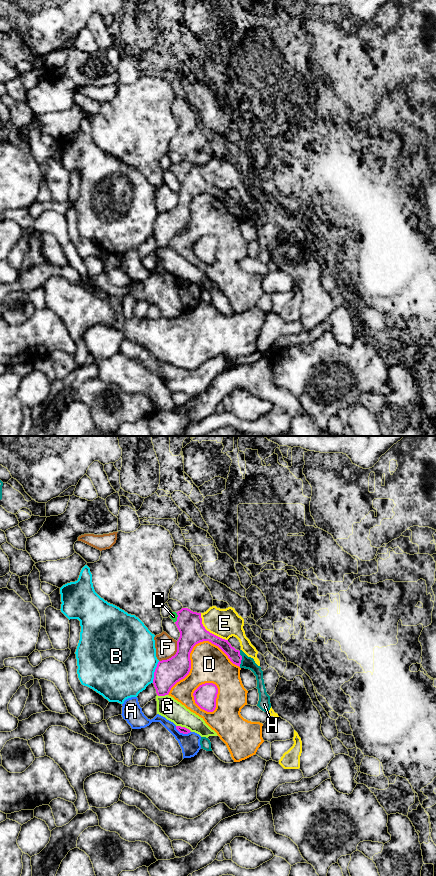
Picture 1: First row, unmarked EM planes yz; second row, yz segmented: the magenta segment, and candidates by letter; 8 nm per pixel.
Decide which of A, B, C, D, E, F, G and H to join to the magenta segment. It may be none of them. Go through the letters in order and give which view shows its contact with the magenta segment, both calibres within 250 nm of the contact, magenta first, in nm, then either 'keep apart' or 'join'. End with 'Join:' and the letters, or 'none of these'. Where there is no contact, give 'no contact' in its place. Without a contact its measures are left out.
A: contact in yz; calibres 50 and 160 nm; keep apart
B: contact in yz; calibres 220 and 500 nm; keep apart
C: contact in yz; calibres 200 and 60 nm; join
D: contact in yz; calibres 200 and 300 nm; keep apart
E: contact in yz; calibres 200 and 240 nm; keep apart
F: contact in yz; calibres 220 and 170 nm; keep apart
G: contact in yz; calibres 50 and 170 nm; keep apart
H: contact in yz; calibres 100 and 100 nm; keep apart
Join: C

